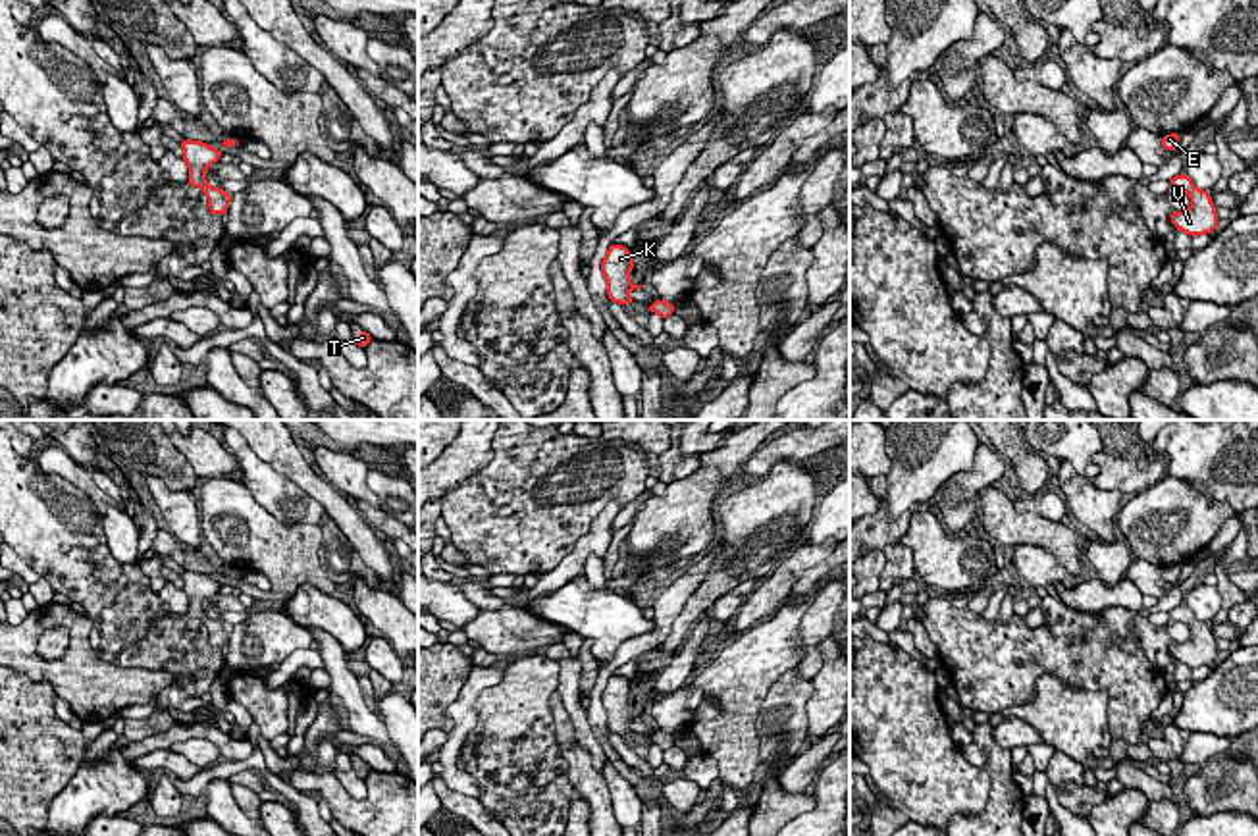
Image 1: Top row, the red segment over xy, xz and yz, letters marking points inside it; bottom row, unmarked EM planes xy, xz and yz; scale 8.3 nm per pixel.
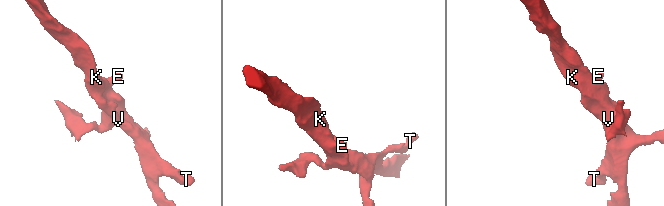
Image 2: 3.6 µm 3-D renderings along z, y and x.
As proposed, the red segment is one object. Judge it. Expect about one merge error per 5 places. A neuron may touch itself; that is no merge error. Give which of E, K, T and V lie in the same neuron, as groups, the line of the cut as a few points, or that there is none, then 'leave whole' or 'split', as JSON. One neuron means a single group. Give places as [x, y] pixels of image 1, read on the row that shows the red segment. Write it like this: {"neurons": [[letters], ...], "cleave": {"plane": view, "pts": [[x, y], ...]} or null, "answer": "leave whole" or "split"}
{"neurons": [["E", "K", "T", "V"]], "cleave": null, "answer": "leave whole"}

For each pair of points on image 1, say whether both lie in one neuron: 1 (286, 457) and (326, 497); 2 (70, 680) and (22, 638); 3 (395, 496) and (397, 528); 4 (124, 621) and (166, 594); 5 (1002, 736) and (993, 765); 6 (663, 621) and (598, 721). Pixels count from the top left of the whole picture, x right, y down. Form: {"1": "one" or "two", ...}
{"1": "one", "2": "one", "3": "two", "4": "two", "5": "two", "6": "one"}

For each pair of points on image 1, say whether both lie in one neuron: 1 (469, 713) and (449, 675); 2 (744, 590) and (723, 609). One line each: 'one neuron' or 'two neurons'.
1: two neurons
2: one neuron

